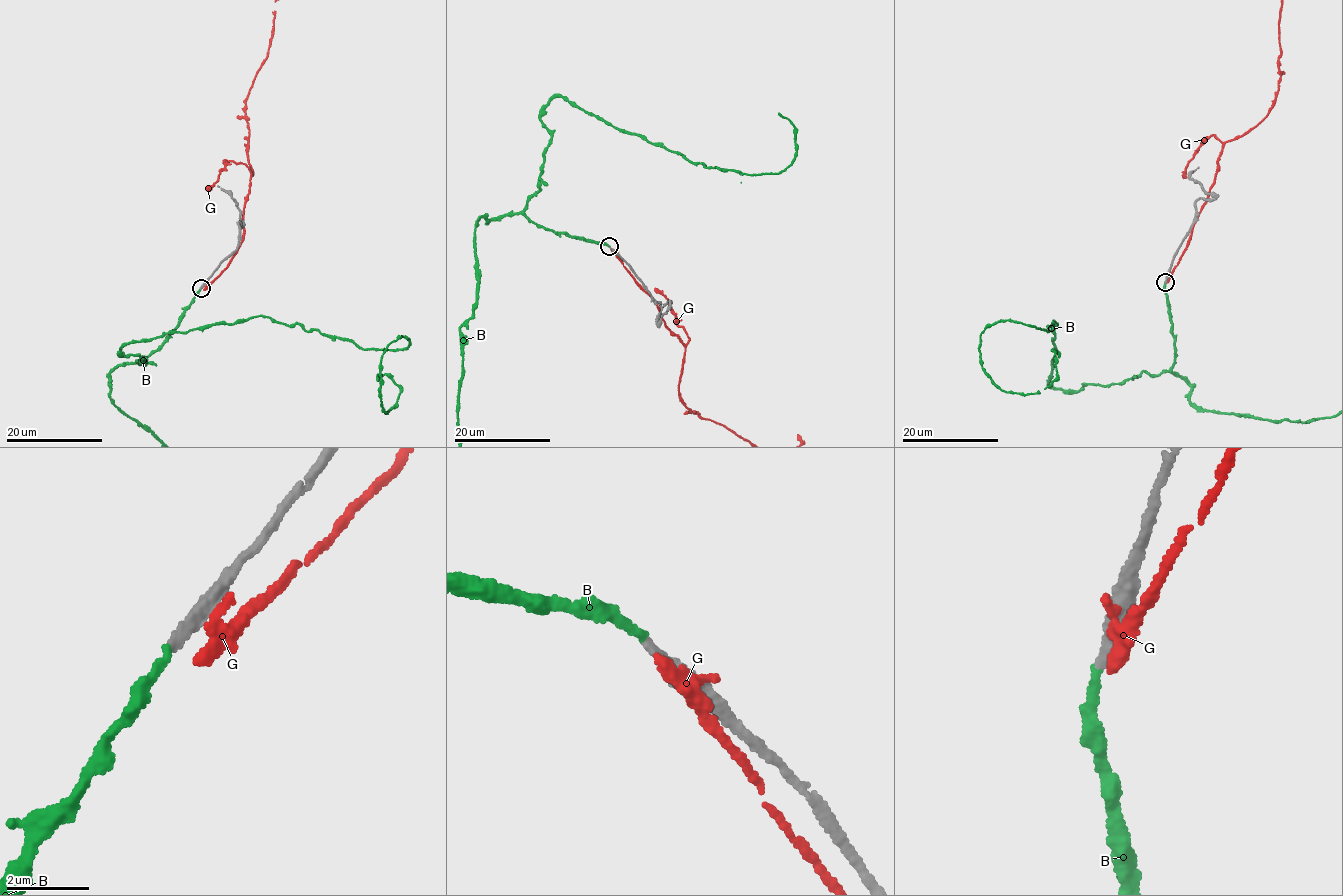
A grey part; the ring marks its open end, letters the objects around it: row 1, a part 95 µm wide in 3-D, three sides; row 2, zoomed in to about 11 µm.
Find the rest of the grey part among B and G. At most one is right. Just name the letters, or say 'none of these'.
B

